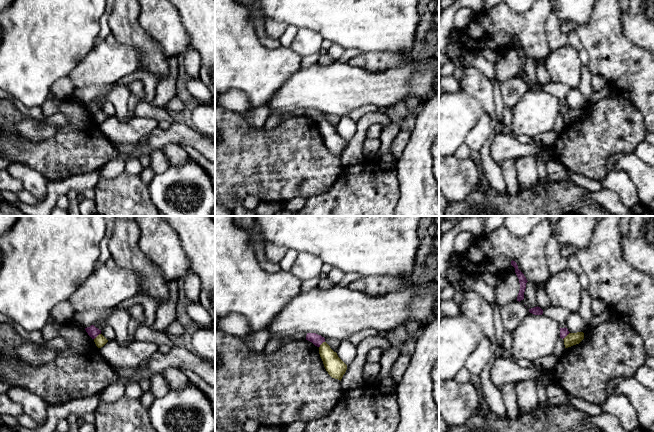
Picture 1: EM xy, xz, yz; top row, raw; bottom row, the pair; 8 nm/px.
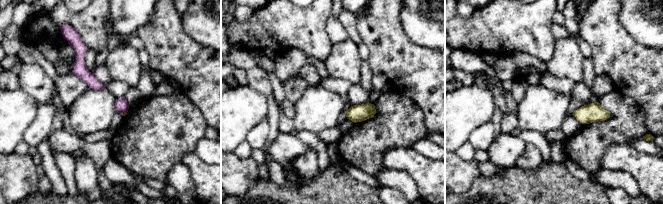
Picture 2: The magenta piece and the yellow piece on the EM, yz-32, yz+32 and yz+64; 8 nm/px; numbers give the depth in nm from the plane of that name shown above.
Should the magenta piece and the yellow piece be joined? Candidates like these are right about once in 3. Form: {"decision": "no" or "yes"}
{"decision": "no"}

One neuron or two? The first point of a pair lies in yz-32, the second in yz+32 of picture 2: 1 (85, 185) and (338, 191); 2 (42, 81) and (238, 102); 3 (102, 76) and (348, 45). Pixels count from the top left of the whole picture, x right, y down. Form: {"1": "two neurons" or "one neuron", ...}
{"1": "two neurons", "2": "two neurons", "3": "two neurons"}

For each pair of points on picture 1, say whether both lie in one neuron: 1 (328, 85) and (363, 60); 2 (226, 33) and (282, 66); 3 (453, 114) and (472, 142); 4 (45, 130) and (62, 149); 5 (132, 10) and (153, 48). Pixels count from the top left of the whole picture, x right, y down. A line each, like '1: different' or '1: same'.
1: different
2: same
3: different
4: different
5: same

